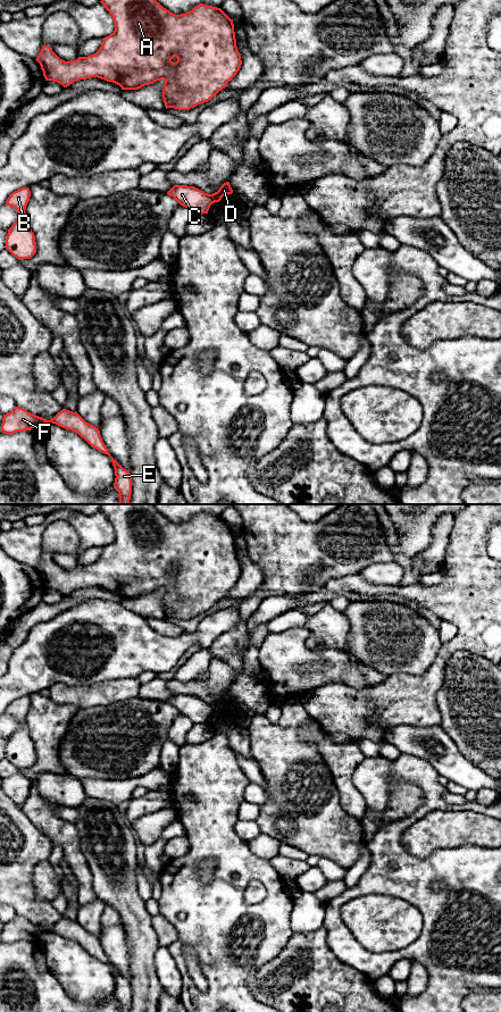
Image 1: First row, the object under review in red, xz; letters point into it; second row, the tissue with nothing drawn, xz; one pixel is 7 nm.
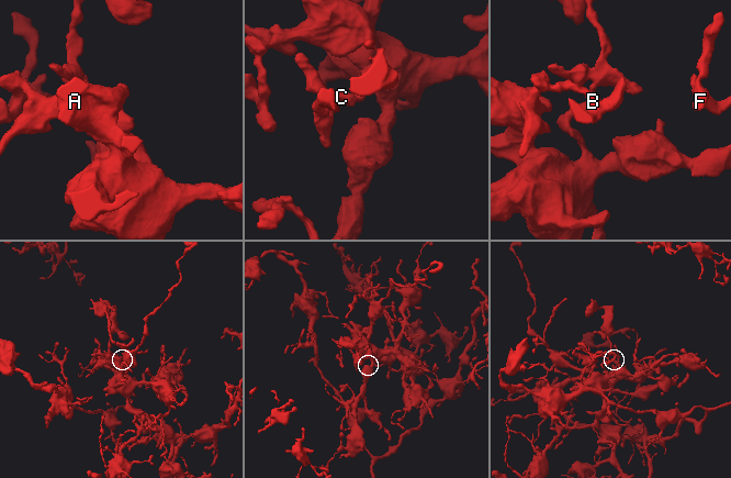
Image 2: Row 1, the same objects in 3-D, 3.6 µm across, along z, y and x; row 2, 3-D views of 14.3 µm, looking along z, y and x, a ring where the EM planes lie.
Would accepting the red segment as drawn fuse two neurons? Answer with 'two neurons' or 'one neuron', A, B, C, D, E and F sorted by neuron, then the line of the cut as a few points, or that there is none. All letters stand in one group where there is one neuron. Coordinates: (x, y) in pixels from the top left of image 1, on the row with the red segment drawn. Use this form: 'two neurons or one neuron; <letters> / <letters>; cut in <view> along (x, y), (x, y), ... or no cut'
two neurons; A B D E F / C; cut in xz along (209, 194), (215, 201)

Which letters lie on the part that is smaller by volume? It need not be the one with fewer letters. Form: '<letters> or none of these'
C

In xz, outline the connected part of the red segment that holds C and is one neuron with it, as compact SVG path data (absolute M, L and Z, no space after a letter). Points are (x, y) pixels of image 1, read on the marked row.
M174 185L168 192L181 206L189 208L194 215L208 214L215 201L211 195L203 191L187 185Z

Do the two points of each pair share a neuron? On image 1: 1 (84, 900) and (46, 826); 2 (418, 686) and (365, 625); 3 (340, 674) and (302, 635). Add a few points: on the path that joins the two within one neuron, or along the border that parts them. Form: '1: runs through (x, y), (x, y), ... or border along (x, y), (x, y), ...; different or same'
1: runs through (84, 880), (71, 847), (65, 842); same
2: border along (432, 663), (419, 675), (395, 672), (389, 676); different
3: runs through (332, 660), (327, 655), (310, 655), (303, 649); same

